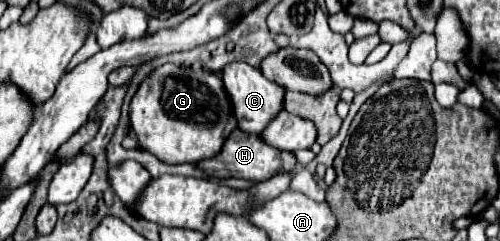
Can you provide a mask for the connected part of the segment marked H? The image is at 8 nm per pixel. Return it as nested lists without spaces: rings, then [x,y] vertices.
[[[236,128],[236,132],[232,132],[232,136],[226,138],[218,156],[196,164],[196,168],[200,168],[208,178],[244,178],[250,182],[264,182],[264,180],[276,176],[280,170],[288,172],[294,166],[296,166],[296,158],[292,152],[280,152],[276,148],[268,148],[258,138],[258,134],[240,132],[238,128]]]

